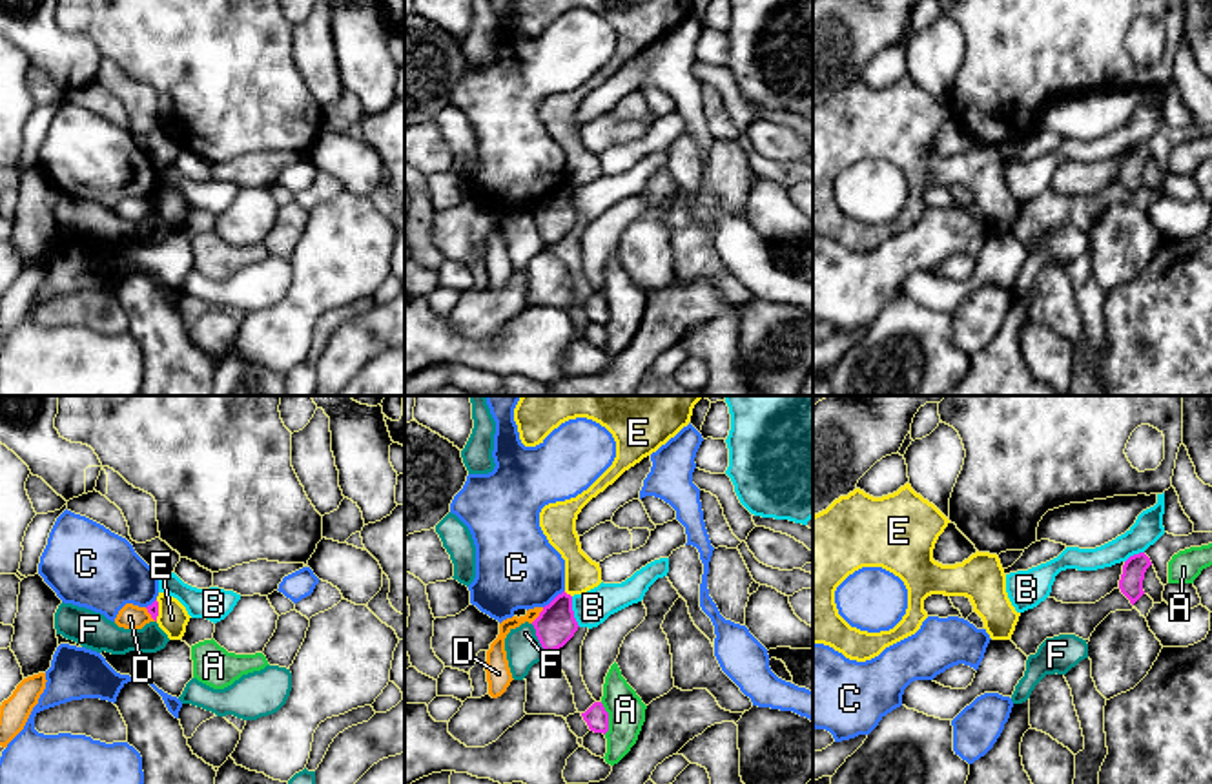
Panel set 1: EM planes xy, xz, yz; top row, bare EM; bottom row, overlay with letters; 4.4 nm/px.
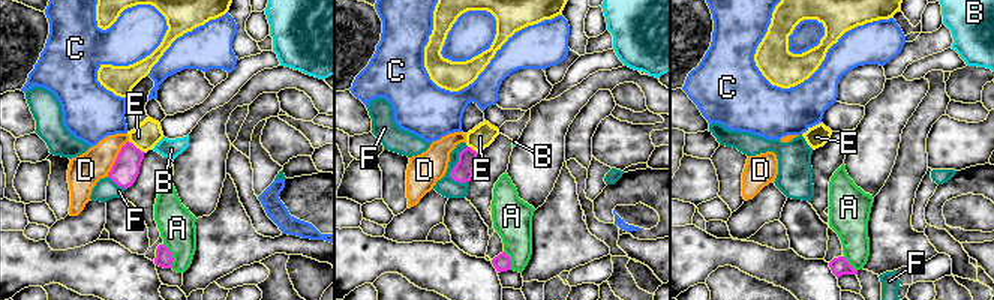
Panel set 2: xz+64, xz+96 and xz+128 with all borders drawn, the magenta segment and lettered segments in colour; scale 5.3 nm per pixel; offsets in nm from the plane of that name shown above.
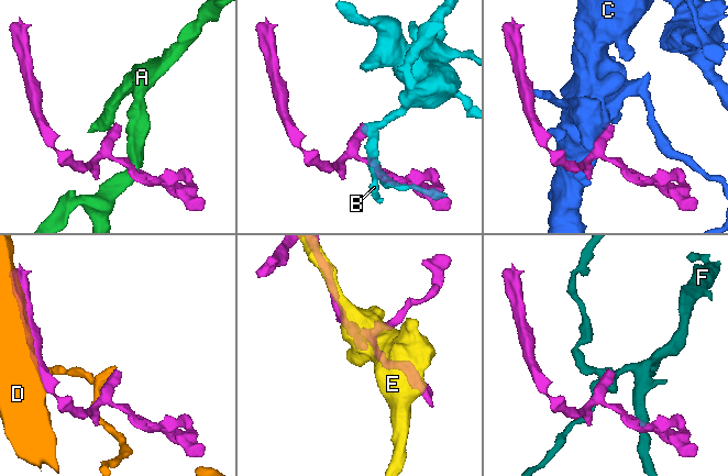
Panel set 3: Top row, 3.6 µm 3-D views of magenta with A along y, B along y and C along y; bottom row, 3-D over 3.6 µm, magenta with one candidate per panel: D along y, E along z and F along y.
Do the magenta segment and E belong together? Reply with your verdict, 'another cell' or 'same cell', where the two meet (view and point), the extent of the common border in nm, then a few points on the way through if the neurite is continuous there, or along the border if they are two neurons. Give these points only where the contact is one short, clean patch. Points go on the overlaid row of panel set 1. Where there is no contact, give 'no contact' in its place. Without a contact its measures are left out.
another cell; meets magenta in xz at (565, 593); contact 50 nm long; border along xz (564, 591), (571, 597)

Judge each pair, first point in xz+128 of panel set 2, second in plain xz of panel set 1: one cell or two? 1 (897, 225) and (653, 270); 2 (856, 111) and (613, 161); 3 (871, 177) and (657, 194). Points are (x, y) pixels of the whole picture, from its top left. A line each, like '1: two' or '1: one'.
1: two
2: two
3: one

